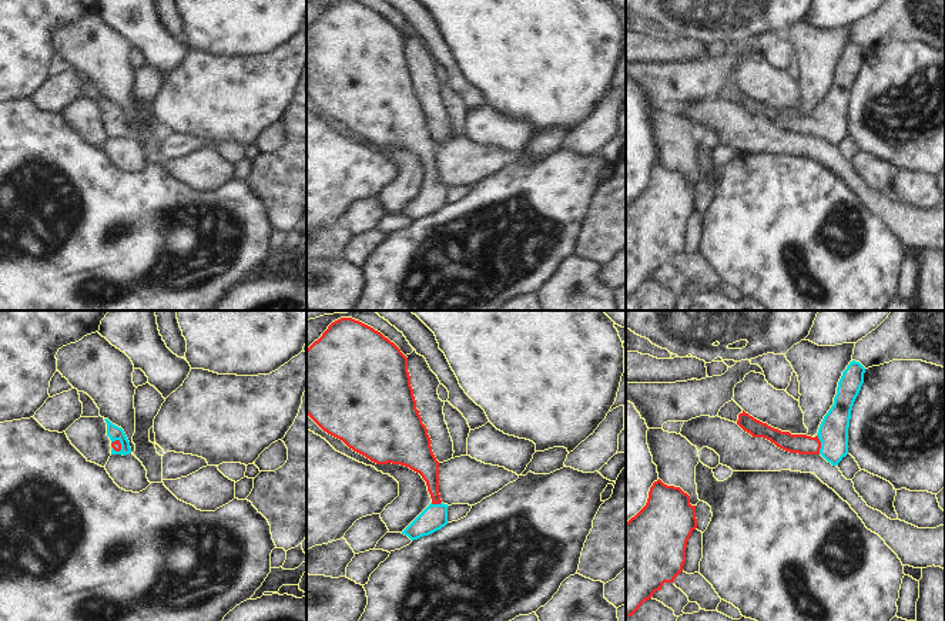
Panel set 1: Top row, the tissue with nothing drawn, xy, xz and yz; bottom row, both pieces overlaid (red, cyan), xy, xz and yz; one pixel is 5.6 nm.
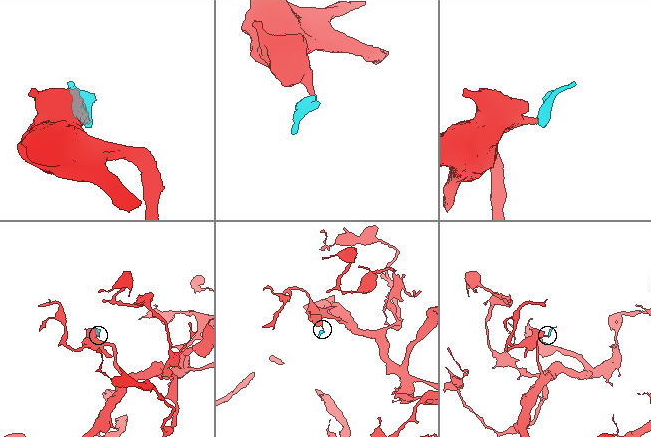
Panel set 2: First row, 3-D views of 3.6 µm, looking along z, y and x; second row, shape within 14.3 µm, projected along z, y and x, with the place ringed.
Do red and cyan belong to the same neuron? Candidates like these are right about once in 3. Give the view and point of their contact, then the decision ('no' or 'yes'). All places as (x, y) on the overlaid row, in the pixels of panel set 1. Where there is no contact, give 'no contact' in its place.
yz (820, 445) | yes

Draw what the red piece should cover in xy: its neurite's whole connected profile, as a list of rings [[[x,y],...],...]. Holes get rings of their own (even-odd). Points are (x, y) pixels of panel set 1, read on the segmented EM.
[[[104,419],[107,423],[107,436],[111,440],[111,454],[130,454],[131,447],[124,430],[113,424],[108,419]]]

